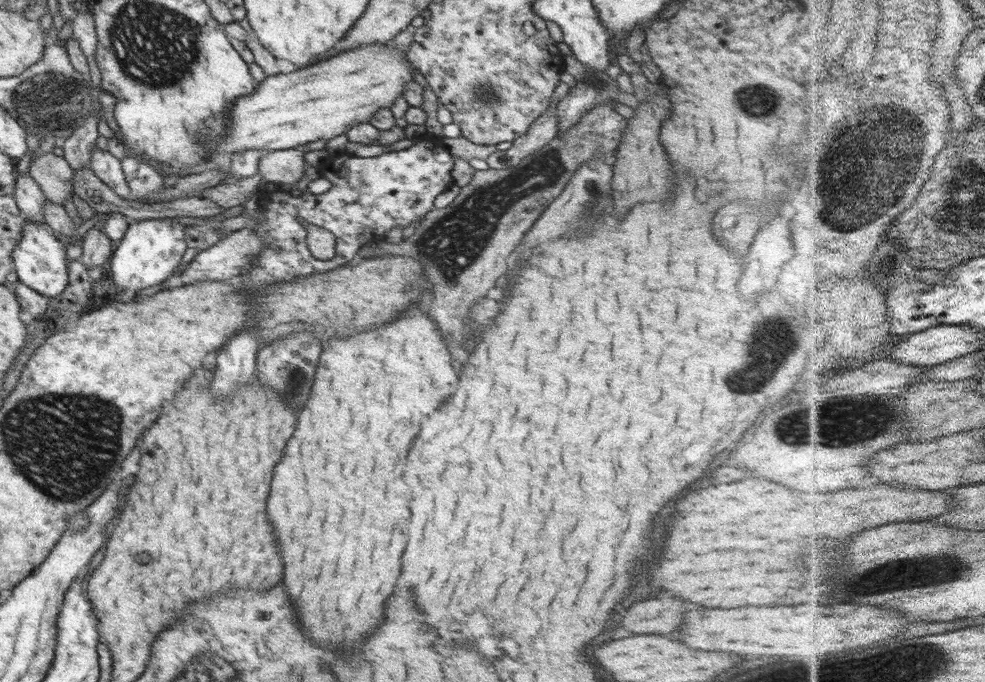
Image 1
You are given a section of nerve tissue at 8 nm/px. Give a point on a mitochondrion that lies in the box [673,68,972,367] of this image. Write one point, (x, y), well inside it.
(862, 186)

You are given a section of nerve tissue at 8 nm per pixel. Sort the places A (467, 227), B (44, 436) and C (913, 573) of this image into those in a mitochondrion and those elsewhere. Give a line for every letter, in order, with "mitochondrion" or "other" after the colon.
A: mitochondrion
B: mitochondrion
C: mitochondrion

